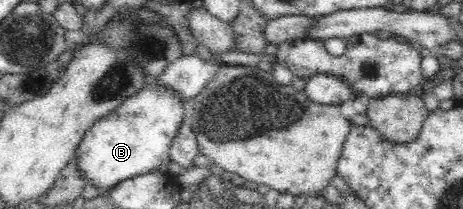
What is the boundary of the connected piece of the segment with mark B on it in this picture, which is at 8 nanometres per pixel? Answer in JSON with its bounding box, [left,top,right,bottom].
[75,84,183,193]

